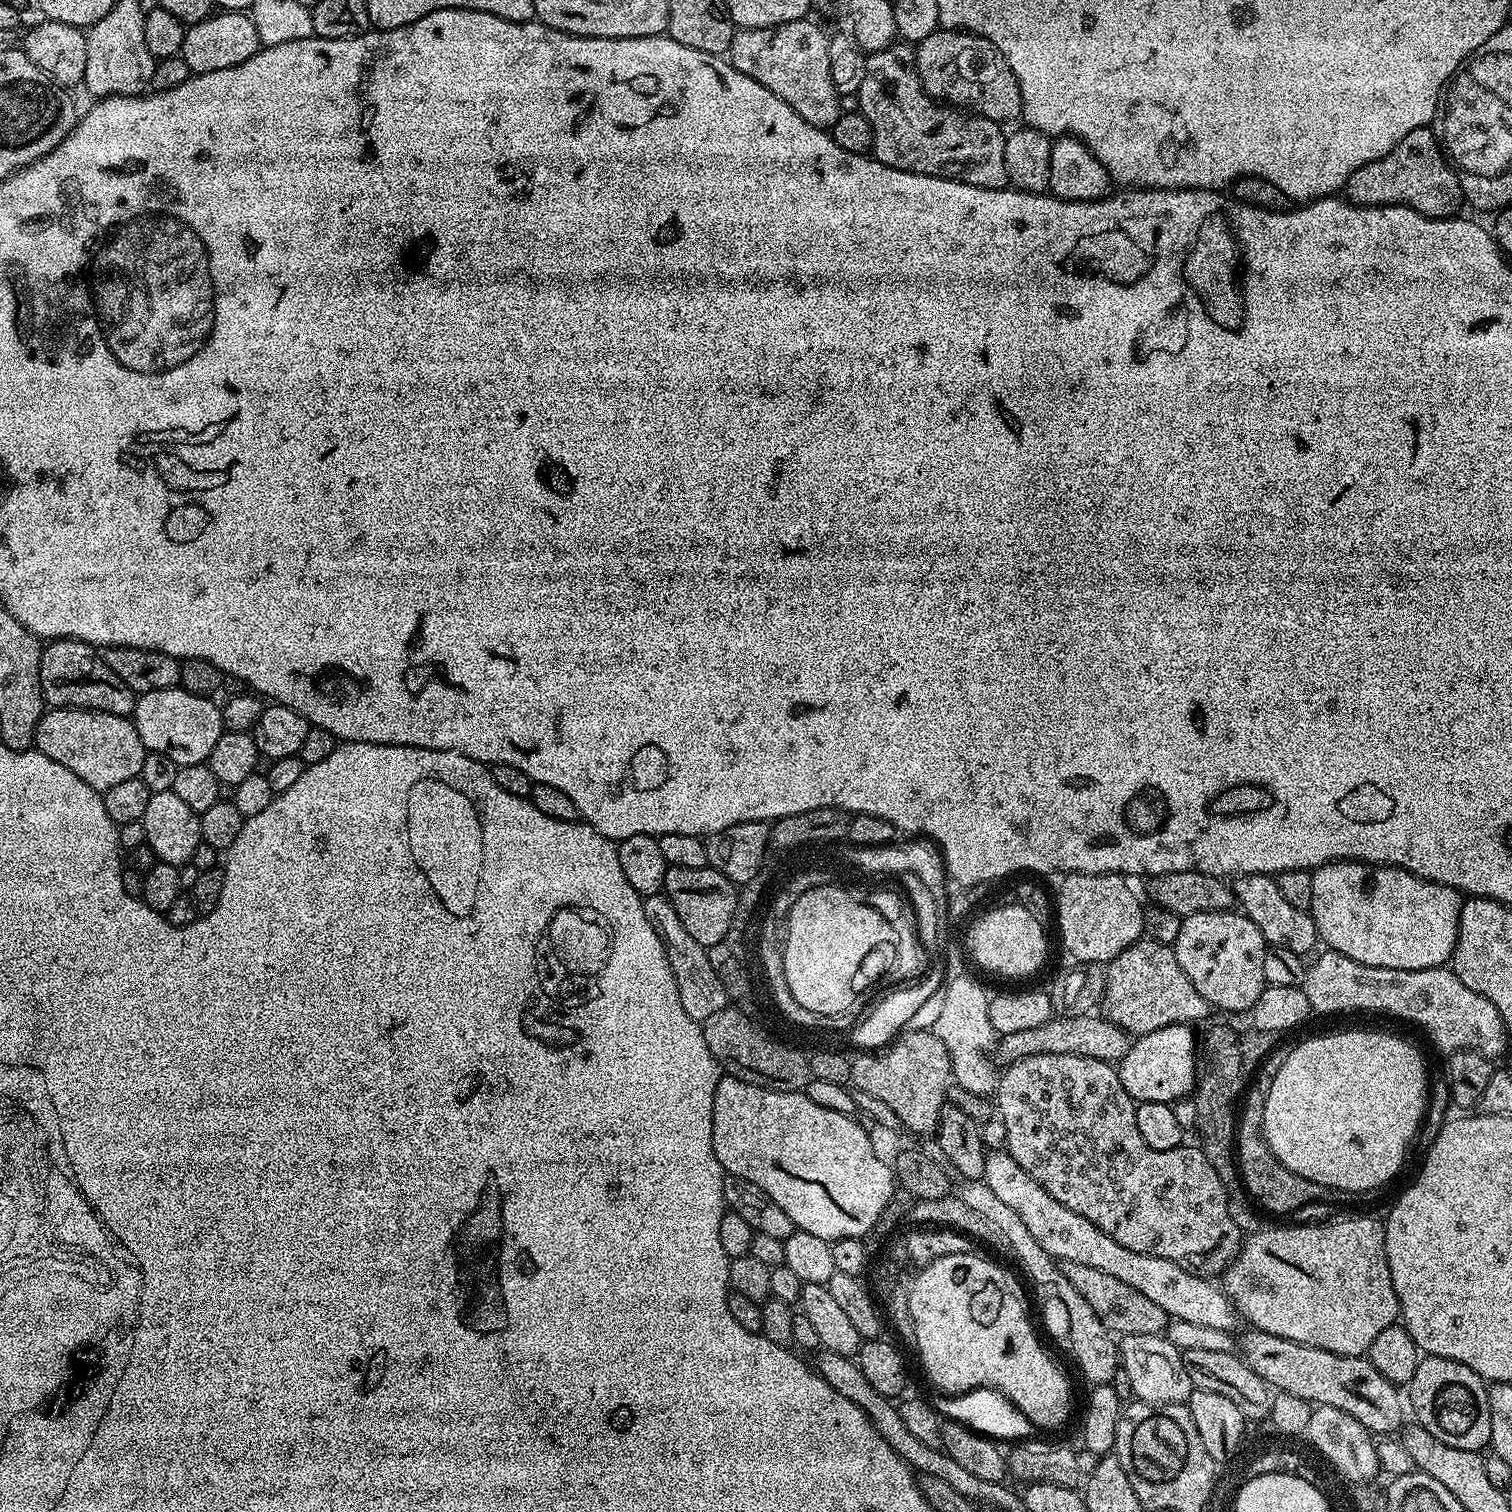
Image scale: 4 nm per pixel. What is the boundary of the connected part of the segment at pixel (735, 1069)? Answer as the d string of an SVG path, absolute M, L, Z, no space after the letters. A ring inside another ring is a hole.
M729 1006L718 1010L718 1014L710 1014L710 1018L702 1021L706 1046L710 1046L710 1054L720 1063L727 1075L738 1078L742 1082L750 1082L754 1086L762 1086L779 1092L799 1092L805 1088L810 1079L808 1056L798 1049L767 1036L748 1016L743 1016L741 1009Z

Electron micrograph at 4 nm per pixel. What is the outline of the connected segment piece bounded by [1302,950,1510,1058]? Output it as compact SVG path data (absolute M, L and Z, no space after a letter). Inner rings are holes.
M1331 950L1324 953L1316 961L1307 965L1303 990L1310 1002L1313 1013L1319 1012L1389 1012L1400 1020L1409 1020L1417 1024L1444 1054L1474 1050L1489 1058L1497 1058L1508 1048L1510 1030L1502 1022L1494 1002L1490 1002L1482 994L1470 990L1462 978L1452 972L1451 967L1423 968L1422 970L1394 970L1393 968L1375 968L1362 966L1350 958Z

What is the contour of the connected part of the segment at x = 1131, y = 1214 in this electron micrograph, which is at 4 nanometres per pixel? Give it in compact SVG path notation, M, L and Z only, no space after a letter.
M1034 1054L1028 1058L1015 1060L1007 1065L999 1073L994 1089L996 1096L996 1108L1000 1111L1000 1120L1004 1123L1004 1140L1006 1151L1062 1206L1074 1210L1074 1214L1082 1214L1098 1230L1110 1234L1114 1242L1122 1242L1126 1250L1138 1250L1138 1254L1154 1254L1158 1258L1170 1258L1170 1262L1178 1262L1178 1266L1187 1268L1189 1272L1197 1274L1212 1274L1208 1272L1223 1273L1230 1261L1240 1252L1242 1243L1241 1230L1230 1218L1230 1211L1227 1209L1228 1188L1224 1184L1225 1177L1206 1158L1206 1154L1196 1146L1181 1146L1174 1150L1154 1150L1142 1142L1142 1134L1138 1131L1138 1118L1136 1117L1137 1101L1132 1099L1130 1094L1126 1094L1126 1086L1122 1086L1119 1071L1109 1061L1098 1058L1086 1058L1085 1056L1075 1056L1074 1054Z

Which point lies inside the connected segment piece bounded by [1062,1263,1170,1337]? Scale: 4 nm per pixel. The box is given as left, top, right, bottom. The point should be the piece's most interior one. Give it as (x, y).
(1123, 1311)

